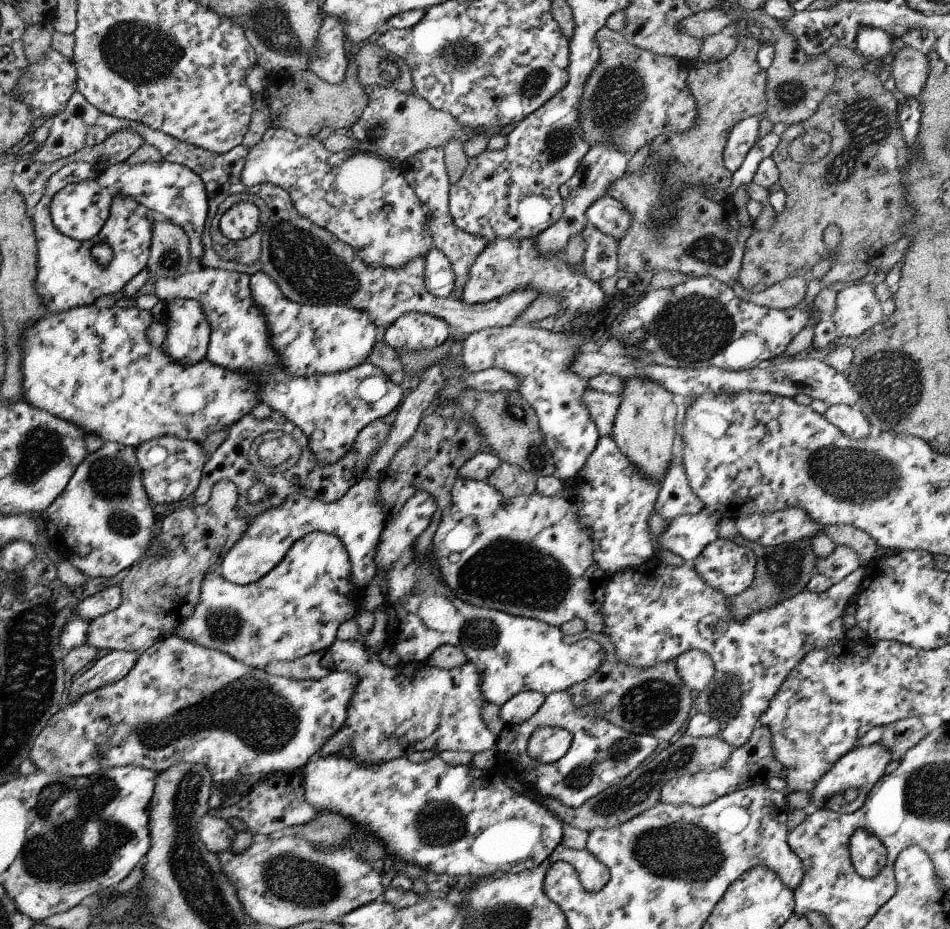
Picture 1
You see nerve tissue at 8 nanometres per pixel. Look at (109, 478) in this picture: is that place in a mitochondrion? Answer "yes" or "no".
yes

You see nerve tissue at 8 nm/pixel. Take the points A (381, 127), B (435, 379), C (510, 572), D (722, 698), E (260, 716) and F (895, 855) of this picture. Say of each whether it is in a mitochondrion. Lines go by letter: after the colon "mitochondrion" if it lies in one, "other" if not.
A: mitochondrion
B: other
C: mitochondrion
D: mitochondrion
E: mitochondrion
F: other

